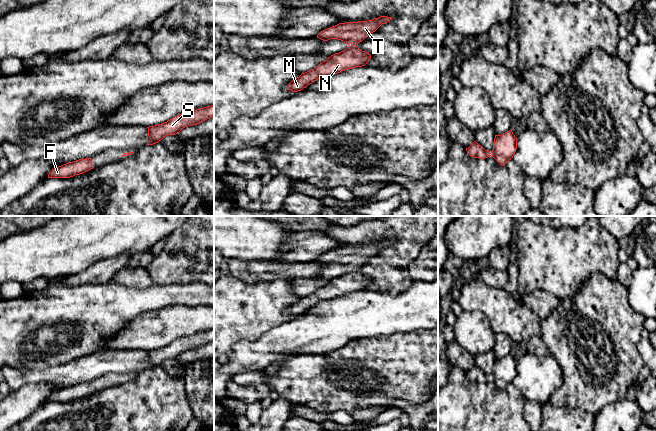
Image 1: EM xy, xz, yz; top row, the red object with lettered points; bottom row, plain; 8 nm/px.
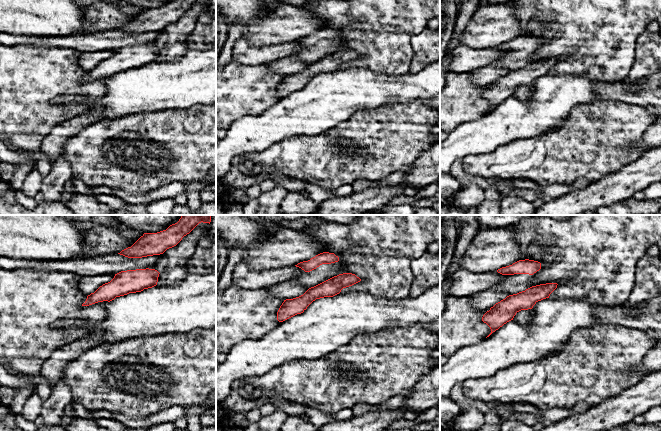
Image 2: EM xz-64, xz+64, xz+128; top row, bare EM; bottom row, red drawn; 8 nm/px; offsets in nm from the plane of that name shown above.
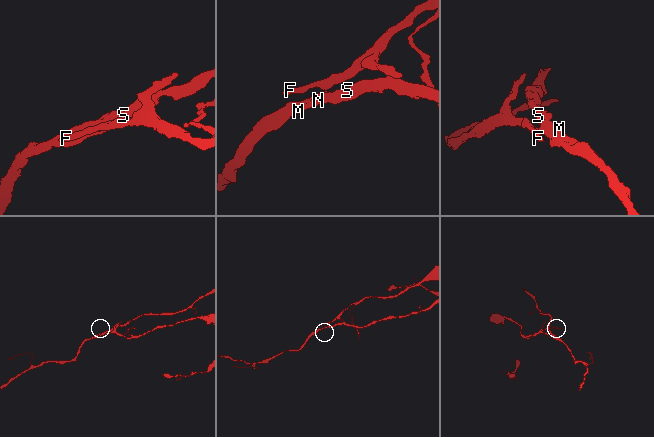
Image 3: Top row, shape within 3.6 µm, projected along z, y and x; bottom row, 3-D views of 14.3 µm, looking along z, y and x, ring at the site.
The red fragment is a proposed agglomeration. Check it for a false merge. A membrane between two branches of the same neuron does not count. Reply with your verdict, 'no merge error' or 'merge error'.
merge error

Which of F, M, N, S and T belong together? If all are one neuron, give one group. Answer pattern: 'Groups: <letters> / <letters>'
Groups: F T / M N S

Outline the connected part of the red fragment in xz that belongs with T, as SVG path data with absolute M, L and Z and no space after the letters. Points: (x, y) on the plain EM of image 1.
M380 240L368 245L345 246L321 255L317 262L328 265L338 263L348 269L362 266L370 257L375 256L382 248L391 244L391 241Z

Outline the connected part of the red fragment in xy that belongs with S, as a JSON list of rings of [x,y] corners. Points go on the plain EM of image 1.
[[[214,328],[190,336],[181,337],[162,348],[149,350],[147,351],[147,369],[156,368],[167,359],[176,359],[183,352],[197,349],[212,341],[214,341]]]

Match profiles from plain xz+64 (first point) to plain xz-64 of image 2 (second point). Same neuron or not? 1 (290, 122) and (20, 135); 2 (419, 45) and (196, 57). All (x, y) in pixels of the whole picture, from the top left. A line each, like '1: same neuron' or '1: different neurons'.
1: different neurons
2: different neurons

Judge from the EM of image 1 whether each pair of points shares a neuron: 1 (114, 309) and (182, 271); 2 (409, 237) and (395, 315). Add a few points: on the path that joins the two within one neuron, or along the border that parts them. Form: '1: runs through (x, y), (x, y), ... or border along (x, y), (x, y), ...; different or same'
1: border along (182, 284), (154, 285); different
2: border along (411, 281), (403, 291), (397, 294), (376, 292); different

